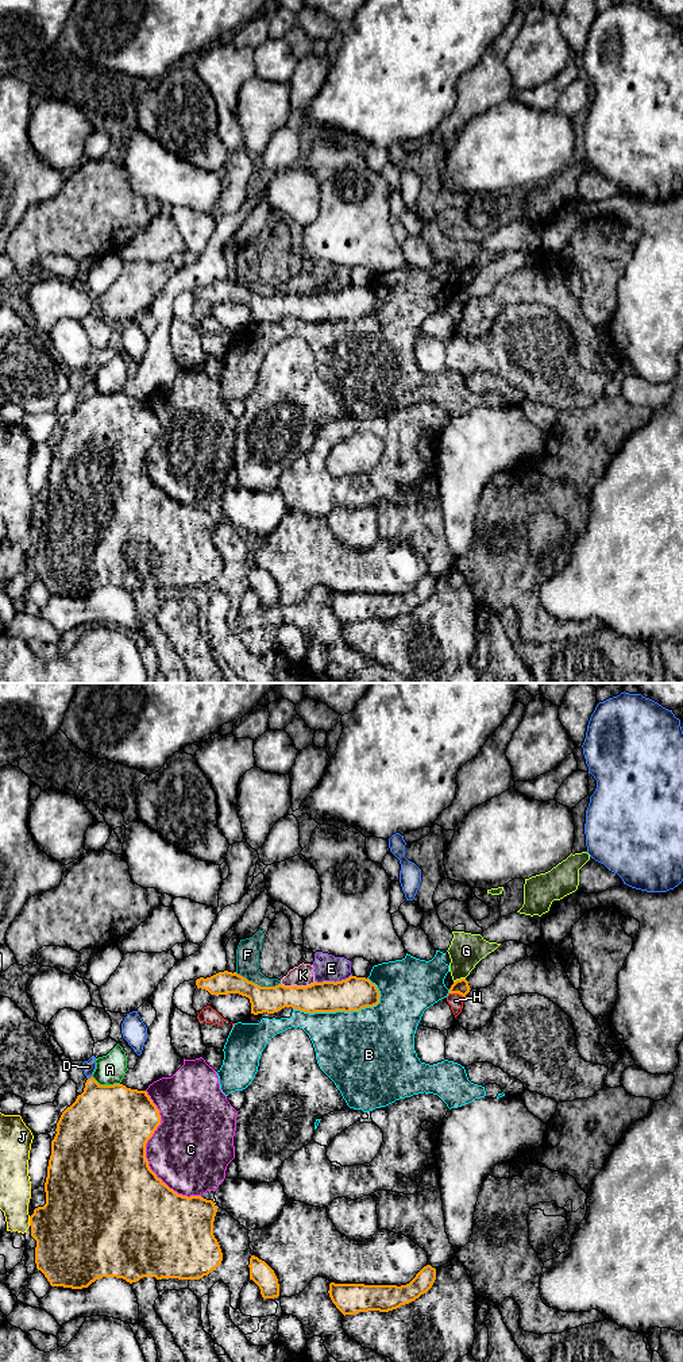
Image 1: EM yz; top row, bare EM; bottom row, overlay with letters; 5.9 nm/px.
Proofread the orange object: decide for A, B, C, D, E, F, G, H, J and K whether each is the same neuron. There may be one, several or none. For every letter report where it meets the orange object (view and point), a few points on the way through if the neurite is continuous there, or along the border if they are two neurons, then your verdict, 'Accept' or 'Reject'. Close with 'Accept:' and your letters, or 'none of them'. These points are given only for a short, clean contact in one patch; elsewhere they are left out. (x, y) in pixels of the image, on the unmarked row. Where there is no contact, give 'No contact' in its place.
A: Touches orange at yz (105, 394). Reject
B: Touches orange at yz (339, 319). Reject
C: Touches orange at yz (145, 465). Reject
D: Touches orange at yz (91, 386). Boundary: yz (91, 385), (88, 388). Reject
E: Touches orange at yz (332, 290). Reject
F: Touches orange at yz (257, 293). Boundary: yz (235, 281), (261, 294), (280, 293). Reject
G: Touches orange at yz (460, 288). Boundary: yz (465, 286), (454, 290). Reject
H: Touches orange at yz (458, 301). Reject
J: Touches orange at yz (30, 529). Reject
K: Touches orange at yz (296, 294). Boundary: yz (315, 290), (307, 294), (281, 293). Reject
Accept: none of them

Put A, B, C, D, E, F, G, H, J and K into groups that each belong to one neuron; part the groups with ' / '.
A / B G / C / D / E F K / H / J

